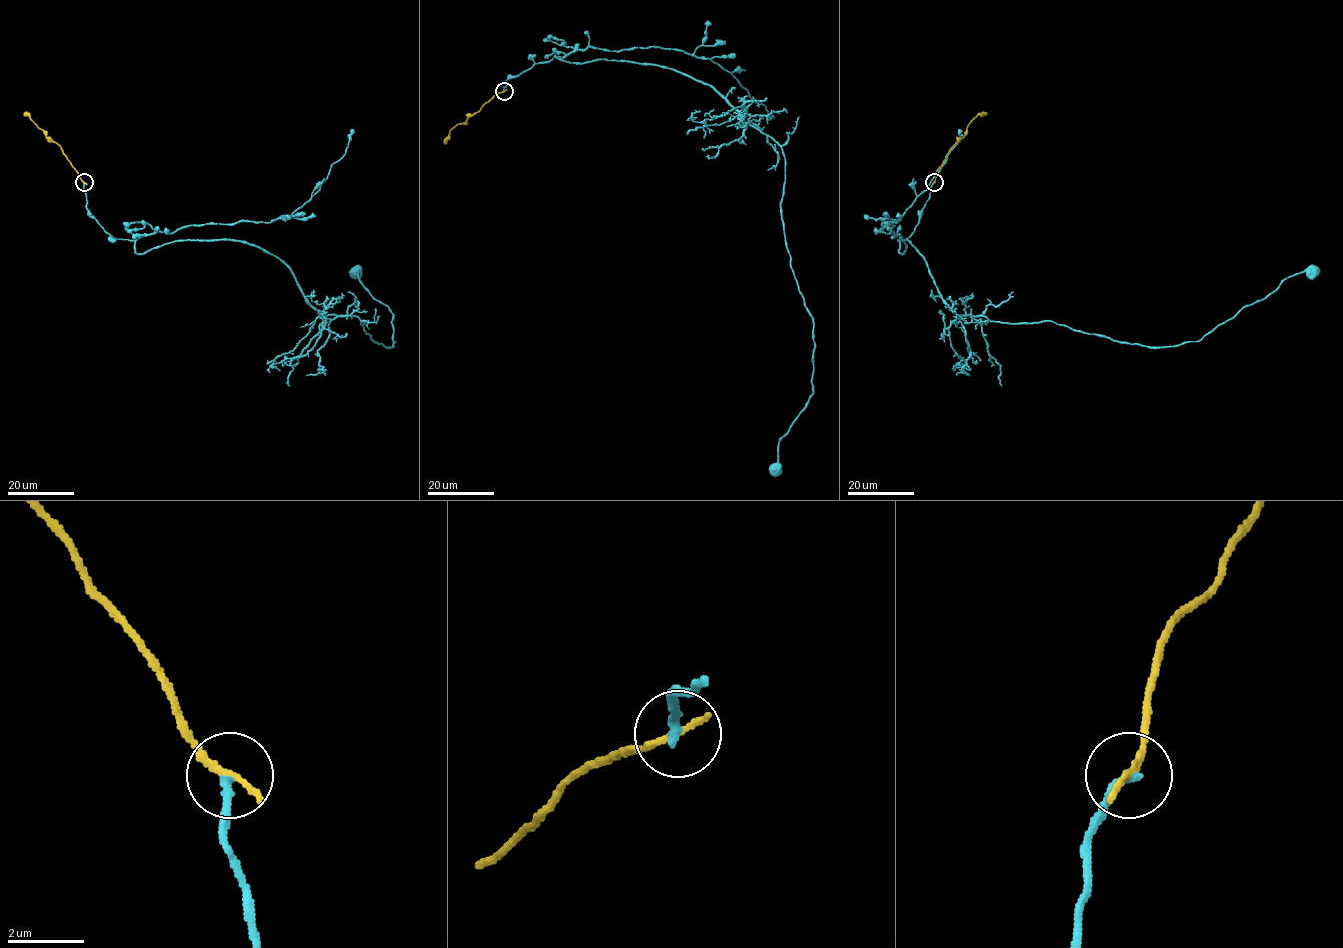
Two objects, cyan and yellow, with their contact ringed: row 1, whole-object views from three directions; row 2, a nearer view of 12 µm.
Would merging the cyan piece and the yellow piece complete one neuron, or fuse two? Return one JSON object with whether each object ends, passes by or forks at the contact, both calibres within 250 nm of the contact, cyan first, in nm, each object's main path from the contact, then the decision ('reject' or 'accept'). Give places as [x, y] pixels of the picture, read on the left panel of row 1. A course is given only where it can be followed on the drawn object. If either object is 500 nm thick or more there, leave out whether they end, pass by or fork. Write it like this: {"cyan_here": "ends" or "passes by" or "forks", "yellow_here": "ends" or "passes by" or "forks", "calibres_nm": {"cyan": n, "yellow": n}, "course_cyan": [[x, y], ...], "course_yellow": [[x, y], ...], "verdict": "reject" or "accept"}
{"cyan_here": "ends", "yellow_here": "ends", "calibres_nm": {"cyan": 240, "yellow": 220}, "course_cyan": [[84, 182], [88, 211], [136, 253], [256, 245], [320, 314], [356, 316], [394, 346], [393, 313], [354, 271]], "course_yellow": [[84, 182], [58, 144], [45, 135], [29, 114], [24, 113]], "verdict": "reject"}

